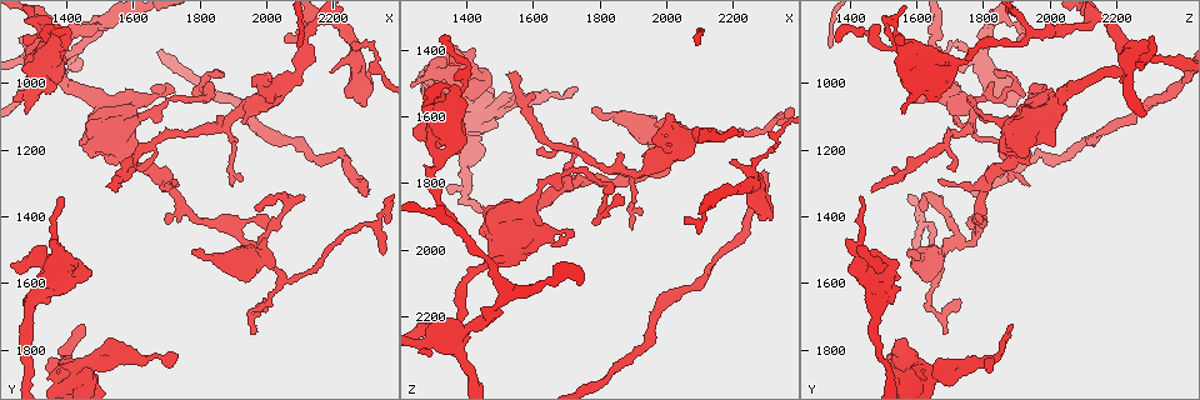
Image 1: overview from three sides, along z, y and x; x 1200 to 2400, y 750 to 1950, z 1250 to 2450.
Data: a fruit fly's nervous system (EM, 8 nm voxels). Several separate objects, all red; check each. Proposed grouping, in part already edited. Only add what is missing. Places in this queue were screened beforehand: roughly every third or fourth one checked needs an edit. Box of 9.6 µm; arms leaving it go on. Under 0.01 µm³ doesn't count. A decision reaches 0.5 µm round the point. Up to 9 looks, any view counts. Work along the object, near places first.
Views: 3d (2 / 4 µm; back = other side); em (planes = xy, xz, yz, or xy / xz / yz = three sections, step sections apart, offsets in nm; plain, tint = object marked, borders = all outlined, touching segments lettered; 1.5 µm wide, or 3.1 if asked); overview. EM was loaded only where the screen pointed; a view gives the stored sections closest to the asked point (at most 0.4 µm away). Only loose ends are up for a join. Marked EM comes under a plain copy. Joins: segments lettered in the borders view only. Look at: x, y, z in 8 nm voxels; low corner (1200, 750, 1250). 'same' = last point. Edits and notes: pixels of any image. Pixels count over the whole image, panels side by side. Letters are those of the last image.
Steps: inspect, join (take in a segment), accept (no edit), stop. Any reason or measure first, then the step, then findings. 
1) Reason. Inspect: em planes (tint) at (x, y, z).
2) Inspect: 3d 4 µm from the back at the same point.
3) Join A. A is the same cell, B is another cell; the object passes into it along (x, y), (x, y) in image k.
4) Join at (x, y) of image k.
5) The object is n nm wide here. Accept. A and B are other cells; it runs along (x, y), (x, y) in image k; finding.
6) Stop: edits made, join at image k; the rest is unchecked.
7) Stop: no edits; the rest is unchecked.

Branch stops here. Inspect: em planes (tint) at (1450, 1730, 1880).

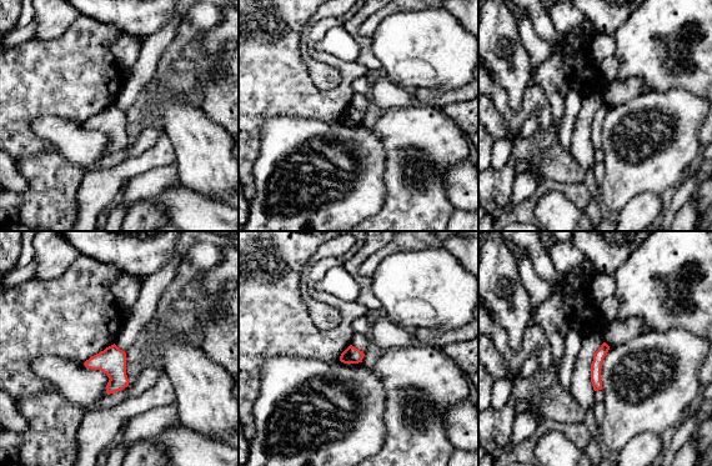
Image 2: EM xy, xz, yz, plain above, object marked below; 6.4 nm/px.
Inspect: em planes (borders) at the same point.

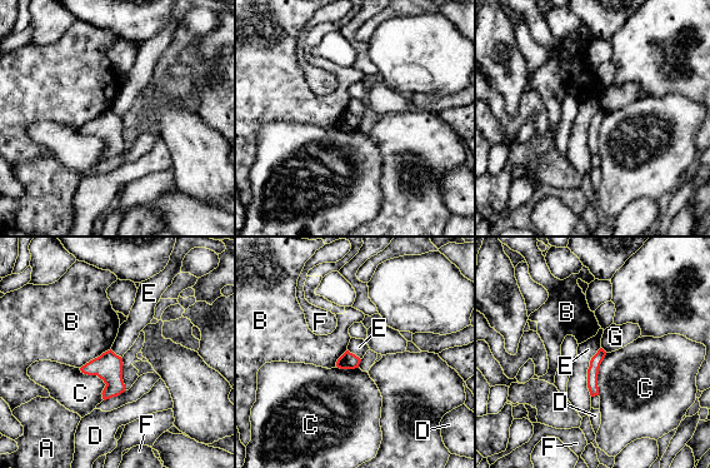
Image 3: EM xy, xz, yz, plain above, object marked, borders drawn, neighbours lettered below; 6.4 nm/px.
Accept. A, B, C, D, E, F and G are other cells; it runs along (601, 352), (593, 371), (593, 393) in image 3; no lettered segment goes on from it.

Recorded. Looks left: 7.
Tapers out. Inspect: 3d 2 µm at (1550, 1320, 1470).

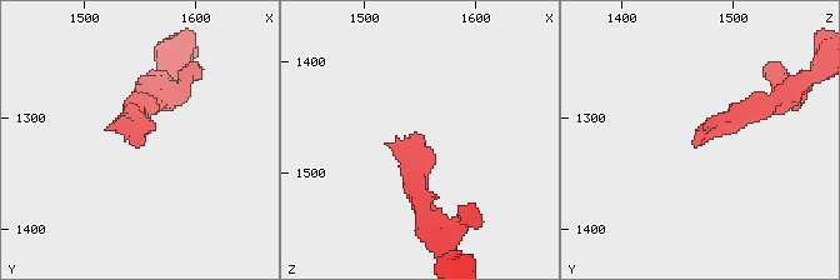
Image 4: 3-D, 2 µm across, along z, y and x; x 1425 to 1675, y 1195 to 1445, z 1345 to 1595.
Now the EM. Inspect: em xz step 8 (borders) at (1546, 1324, 1462).

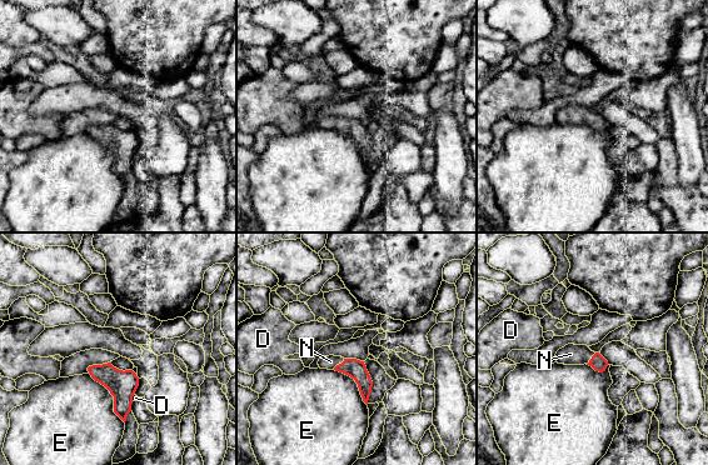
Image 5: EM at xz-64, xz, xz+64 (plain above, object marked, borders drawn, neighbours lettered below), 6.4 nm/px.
The longest contact is with E, 400 nm. Join N. N is the same cell, D and E are other cells; the cell continues.

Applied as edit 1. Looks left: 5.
See it whole again. Inspect: overview.

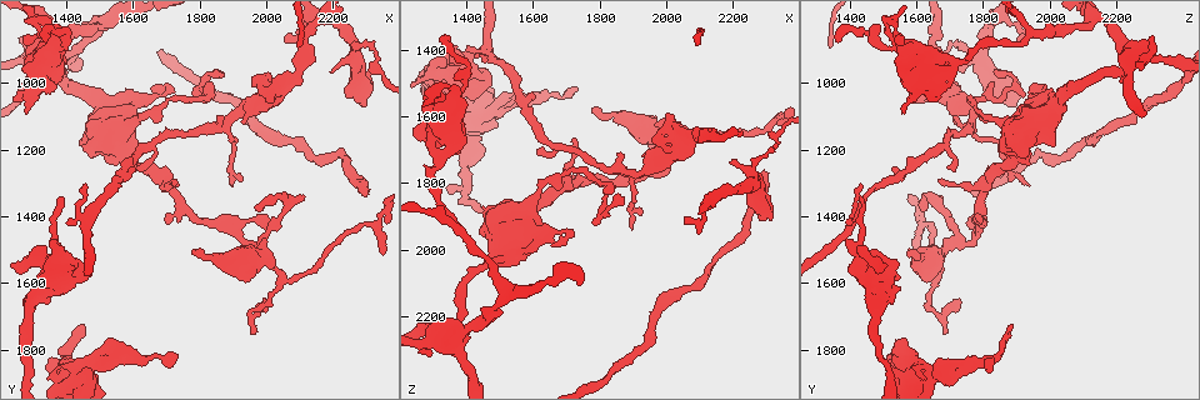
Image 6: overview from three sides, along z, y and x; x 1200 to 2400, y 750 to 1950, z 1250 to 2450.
Inspect: em xy step 4 (tint) at (2110, 1330, 1680).

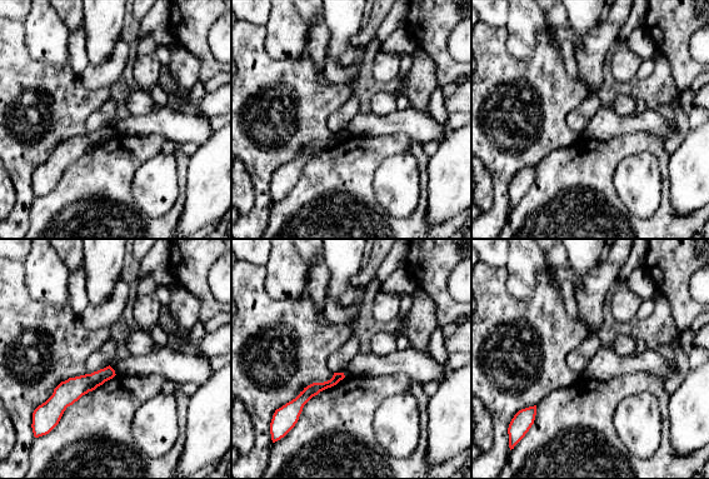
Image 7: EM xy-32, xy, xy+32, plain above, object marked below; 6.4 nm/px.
Inspect: em planes (borders) at the same point.

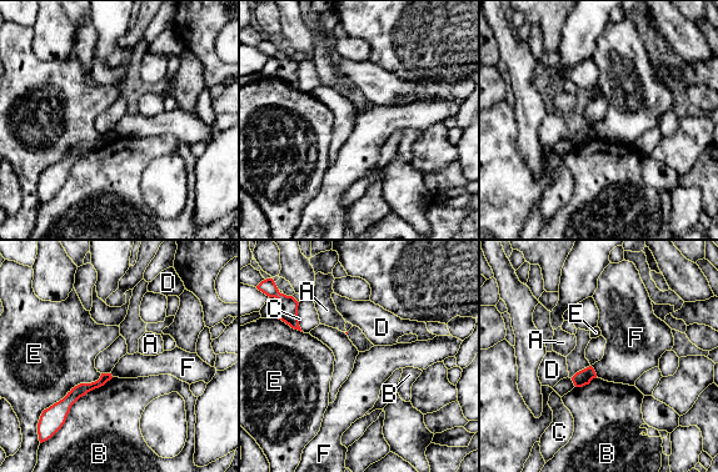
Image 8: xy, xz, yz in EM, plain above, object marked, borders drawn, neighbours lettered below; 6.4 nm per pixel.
The longest contact is with B, 460 nm. Accept. A, B, C, D, E and F are other cells; none of them fits.

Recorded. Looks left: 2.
Inspect: 3d 4 µm at (1890, 1310, 1930).

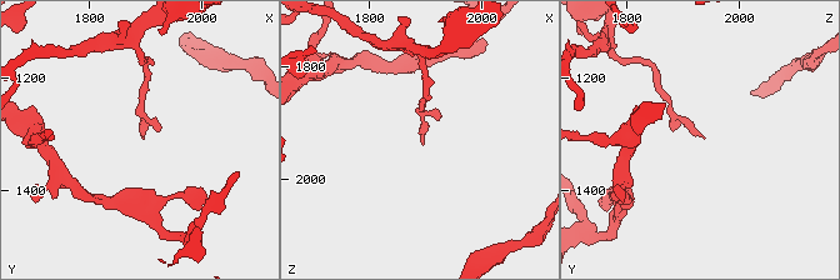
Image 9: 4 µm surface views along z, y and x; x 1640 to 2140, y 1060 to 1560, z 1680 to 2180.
Now the EM. Inspect: em xy step 8 (borders) at (1895, 1305, 1935).

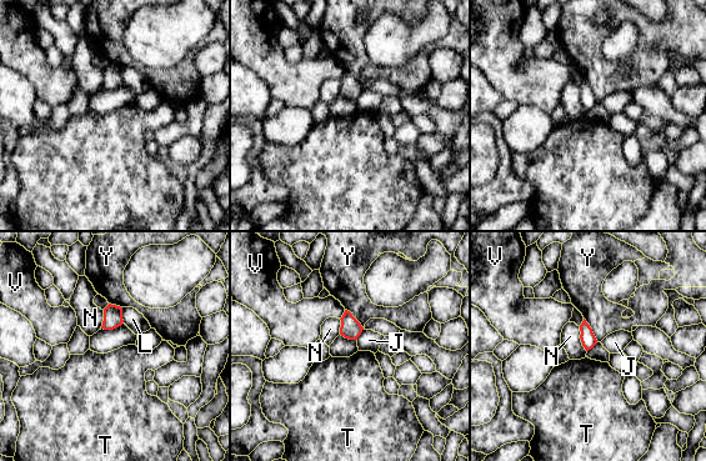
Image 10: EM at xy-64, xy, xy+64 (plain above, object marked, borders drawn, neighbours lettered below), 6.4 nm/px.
The longest contact is with Y, 180 nm. Accept. J, L, N, T, V and Y are other cells; a border runs along (584, 317), (597, 341) in image 10; none of them fits.

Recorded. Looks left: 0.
Stop: edits made, join at image 5; the rest is unchecked.

